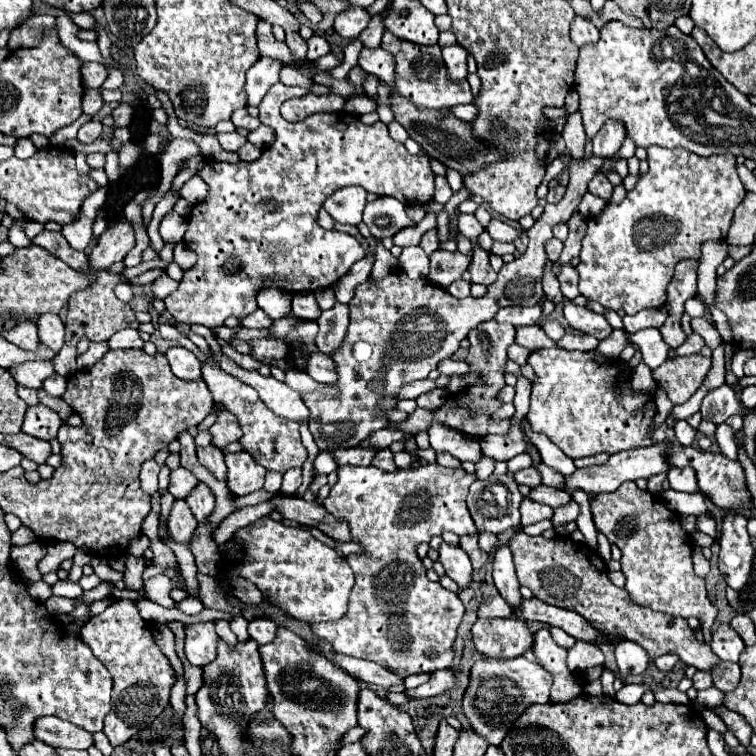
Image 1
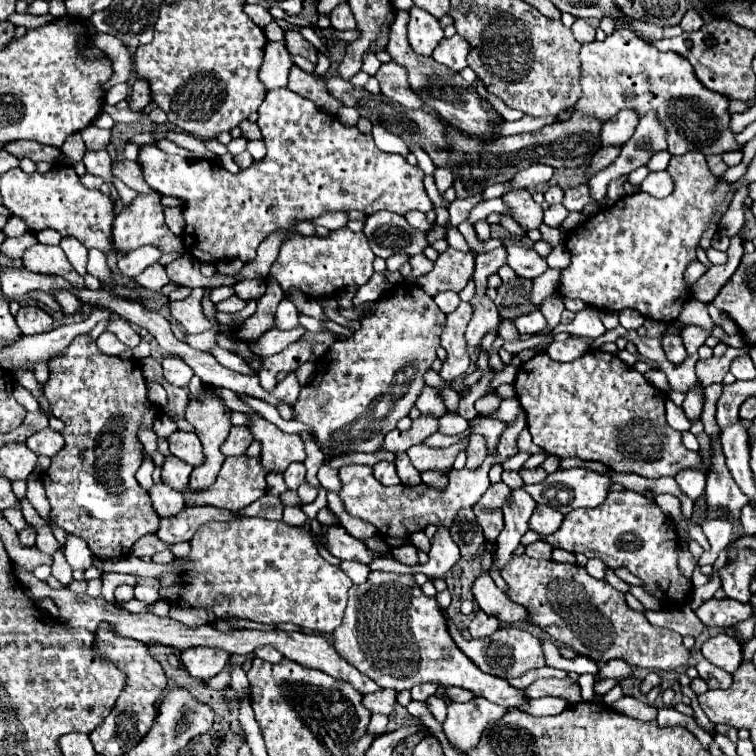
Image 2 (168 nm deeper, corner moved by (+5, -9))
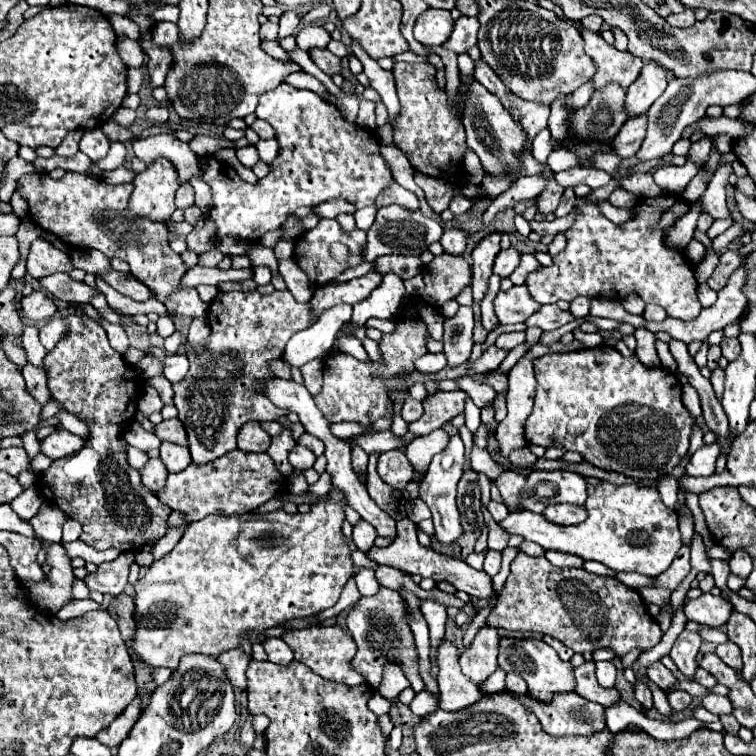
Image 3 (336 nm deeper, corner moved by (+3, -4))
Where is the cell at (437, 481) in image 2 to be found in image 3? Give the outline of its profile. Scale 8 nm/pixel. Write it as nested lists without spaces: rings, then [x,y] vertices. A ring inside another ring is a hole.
[[[454,435],[454,437],[450,437],[450,443],[446,445],[446,449],[442,453],[434,455],[434,459],[428,467],[428,473],[424,475],[424,479],[420,483],[420,497],[430,507],[436,537],[444,545],[454,543],[462,535],[460,513],[458,513],[458,507],[456,507],[456,485],[462,477],[462,467],[464,467],[464,443],[462,443],[460,435]]]

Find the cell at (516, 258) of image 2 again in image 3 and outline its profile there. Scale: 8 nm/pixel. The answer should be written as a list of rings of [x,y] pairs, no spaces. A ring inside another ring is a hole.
[[[510,247],[510,249],[500,251],[496,255],[496,261],[492,265],[492,271],[496,275],[500,275],[500,277],[510,277],[510,273],[516,269],[518,263],[520,263],[520,253],[514,247]]]

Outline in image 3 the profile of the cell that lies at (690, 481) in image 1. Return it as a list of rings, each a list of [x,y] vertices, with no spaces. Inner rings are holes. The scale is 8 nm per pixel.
[[[712,443],[712,445],[702,445],[688,461],[686,465],[686,475],[692,477],[710,477],[716,469],[716,459],[720,455],[720,443]]]

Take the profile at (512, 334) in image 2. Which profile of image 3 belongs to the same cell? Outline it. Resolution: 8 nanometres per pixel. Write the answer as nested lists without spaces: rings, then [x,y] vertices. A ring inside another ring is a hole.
[[[524,285],[512,287],[510,291],[500,291],[494,299],[494,311],[500,323],[522,323],[526,321],[540,305],[530,299]]]

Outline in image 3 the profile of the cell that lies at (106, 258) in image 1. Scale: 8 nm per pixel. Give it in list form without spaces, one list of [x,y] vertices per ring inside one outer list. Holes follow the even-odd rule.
[[[164,157],[154,159],[134,179],[134,193],[130,197],[130,209],[136,215],[150,217],[152,221],[170,221],[174,213],[174,195],[180,187],[178,173]]]

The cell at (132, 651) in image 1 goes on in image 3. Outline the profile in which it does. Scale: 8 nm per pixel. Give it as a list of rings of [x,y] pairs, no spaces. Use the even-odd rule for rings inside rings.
[[[136,697],[114,721],[110,727],[106,727],[104,731],[100,731],[96,735],[96,739],[106,745],[106,747],[118,747],[126,737],[128,737],[128,731],[134,727],[136,719],[140,717],[140,711],[142,711],[142,705],[140,705],[140,699]]]

